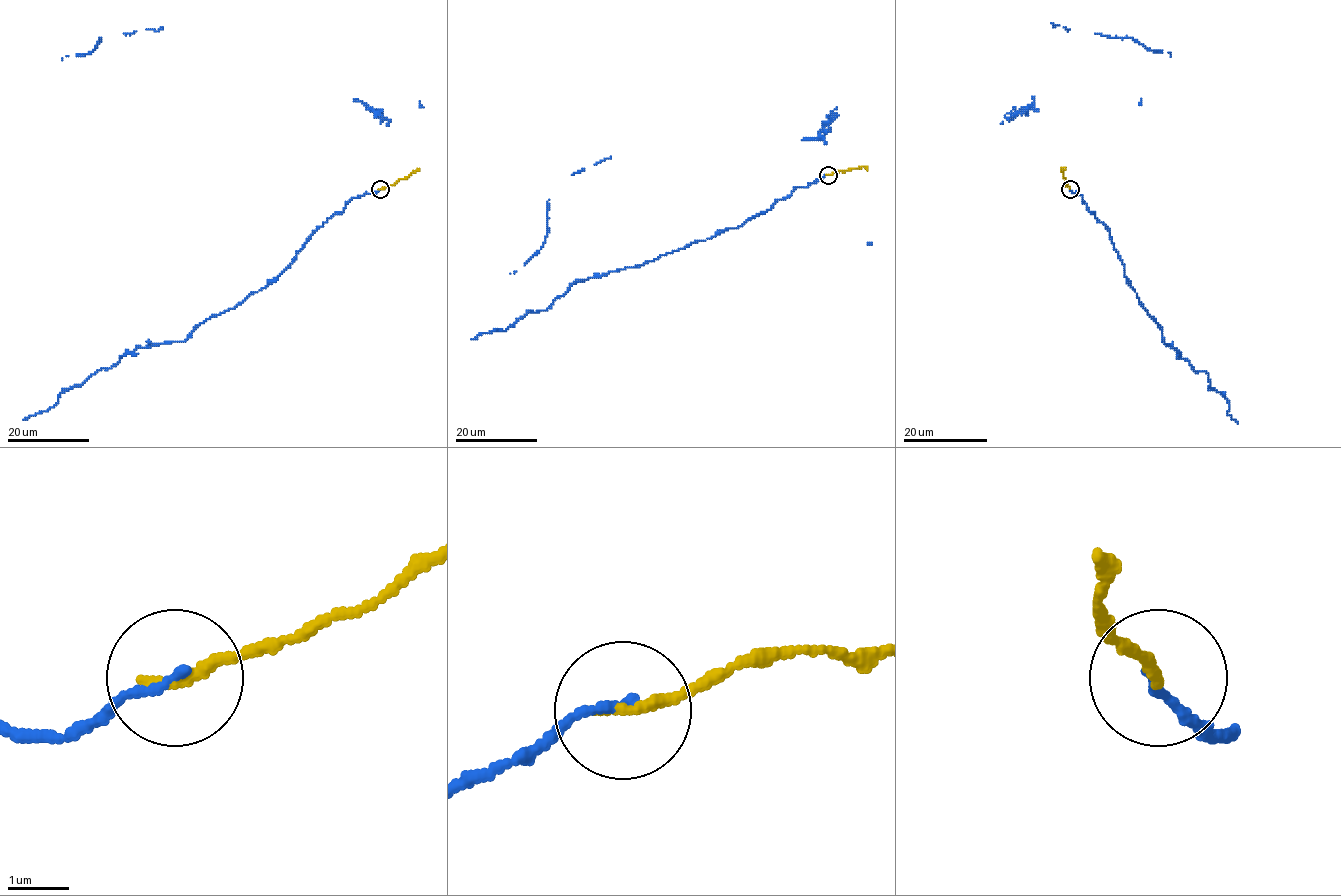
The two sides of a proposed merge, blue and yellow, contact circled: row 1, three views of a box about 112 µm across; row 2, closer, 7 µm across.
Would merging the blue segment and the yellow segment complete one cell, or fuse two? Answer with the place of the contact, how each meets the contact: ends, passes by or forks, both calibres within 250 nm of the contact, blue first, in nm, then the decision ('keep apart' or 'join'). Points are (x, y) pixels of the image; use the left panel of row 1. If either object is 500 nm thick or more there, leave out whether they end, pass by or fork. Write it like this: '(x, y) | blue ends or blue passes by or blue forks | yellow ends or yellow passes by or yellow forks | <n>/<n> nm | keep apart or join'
(380, 189) | blue ends | yellow ends | 150/190 nm | join

